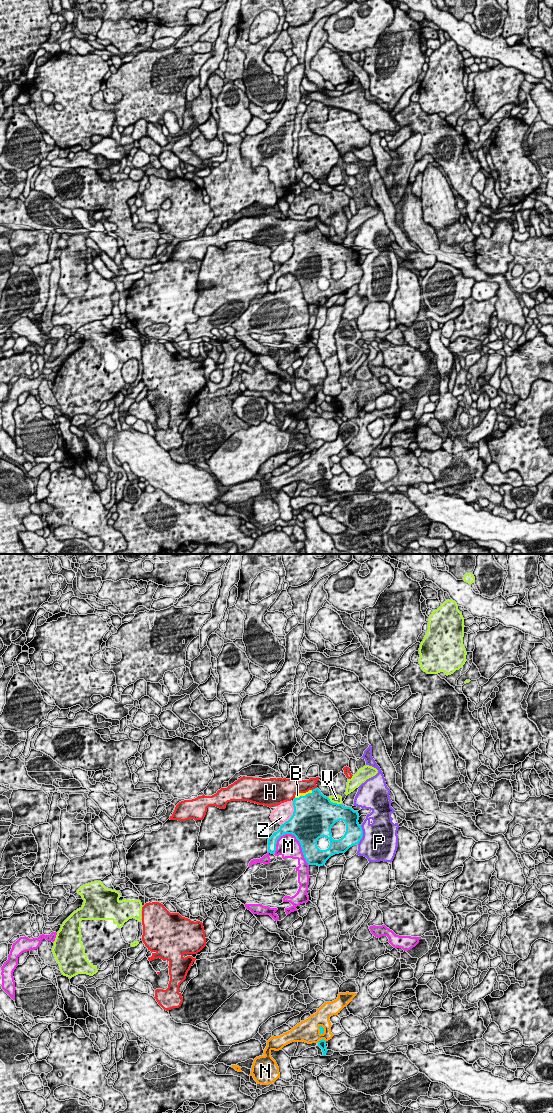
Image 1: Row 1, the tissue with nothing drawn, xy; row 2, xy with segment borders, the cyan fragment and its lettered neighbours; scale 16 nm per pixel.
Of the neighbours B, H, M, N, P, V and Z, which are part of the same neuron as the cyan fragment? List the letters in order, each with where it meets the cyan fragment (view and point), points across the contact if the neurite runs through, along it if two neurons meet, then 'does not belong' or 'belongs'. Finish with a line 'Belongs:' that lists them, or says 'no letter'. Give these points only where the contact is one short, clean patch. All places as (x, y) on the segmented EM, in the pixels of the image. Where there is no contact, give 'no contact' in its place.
B: xy (303, 796) | across xy (313, 808), (303, 796), (297, 795) | belongs
H: xy (315, 788) | does not belong
M: xy (299, 842) | does not belong
N: xy (322, 1039) | does not belong
P: xy (362, 835) | does not belong
V: xy (334, 803) | does not belong
Z: xy (293, 814) | does not belong
Belongs: B

